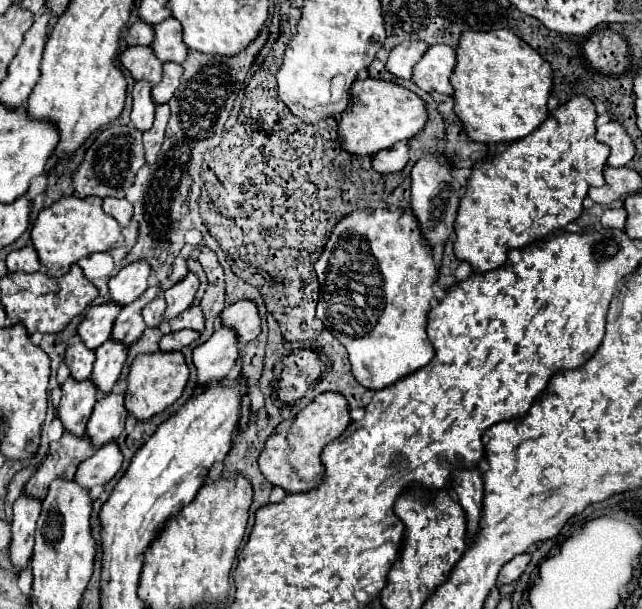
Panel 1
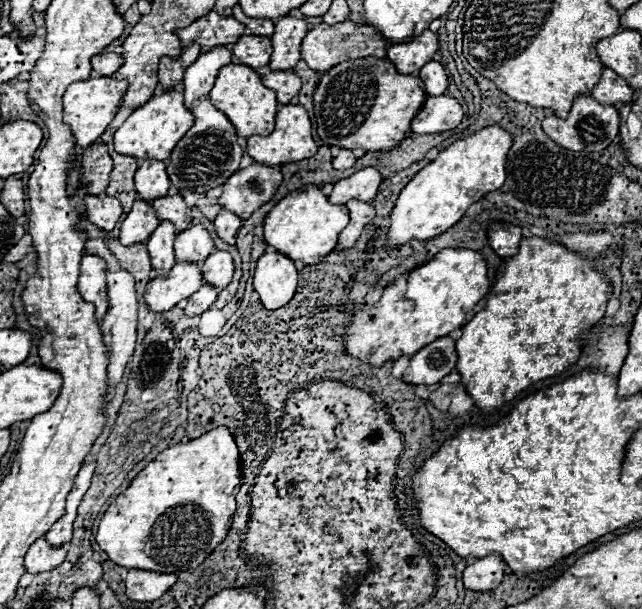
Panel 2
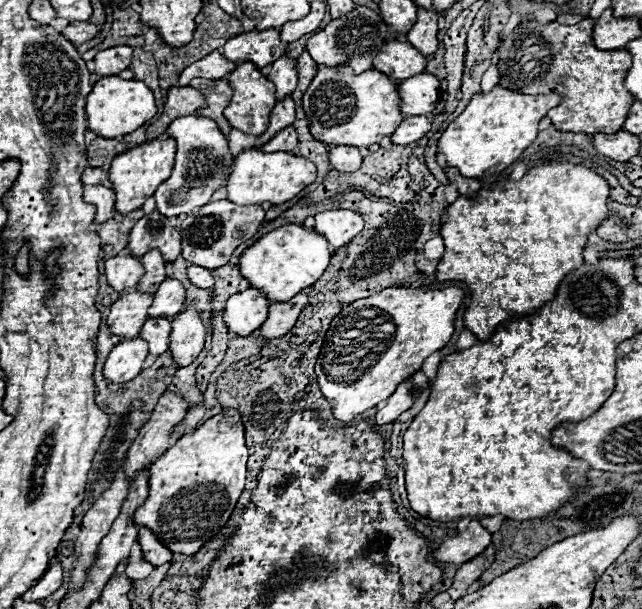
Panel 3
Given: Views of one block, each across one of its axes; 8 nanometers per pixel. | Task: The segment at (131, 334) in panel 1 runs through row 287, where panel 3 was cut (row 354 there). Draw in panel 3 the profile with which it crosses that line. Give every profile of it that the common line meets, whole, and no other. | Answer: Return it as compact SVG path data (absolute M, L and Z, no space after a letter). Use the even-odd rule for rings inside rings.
M150 318L144 328L140 330L140 336L148 340L148 350L150 354L164 354L170 344L170 334L172 334L172 322L170 318Z

